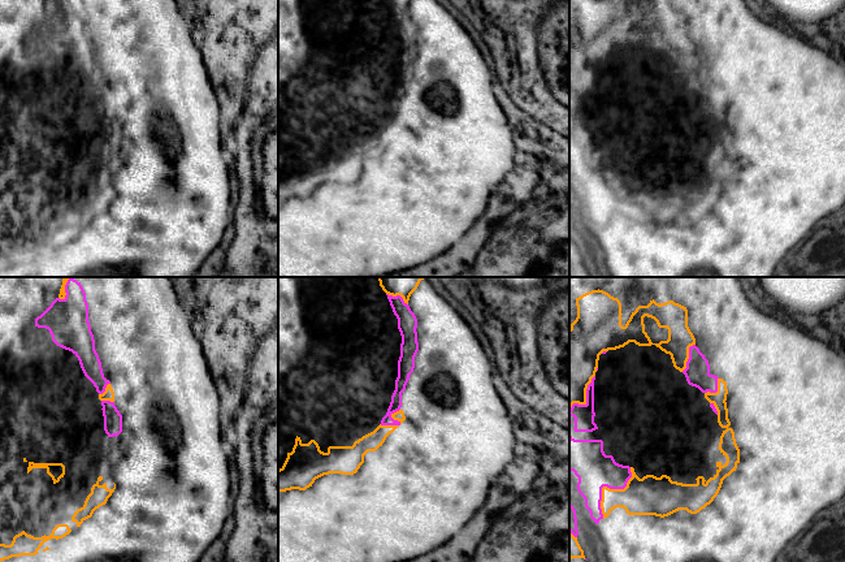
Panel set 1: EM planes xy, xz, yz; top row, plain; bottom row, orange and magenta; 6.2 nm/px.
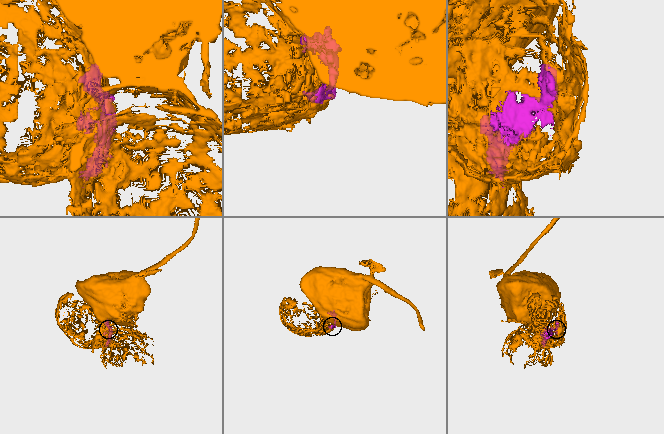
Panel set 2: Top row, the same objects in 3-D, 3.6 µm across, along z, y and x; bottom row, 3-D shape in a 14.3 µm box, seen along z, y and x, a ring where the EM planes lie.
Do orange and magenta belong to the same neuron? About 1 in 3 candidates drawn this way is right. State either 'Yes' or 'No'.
No

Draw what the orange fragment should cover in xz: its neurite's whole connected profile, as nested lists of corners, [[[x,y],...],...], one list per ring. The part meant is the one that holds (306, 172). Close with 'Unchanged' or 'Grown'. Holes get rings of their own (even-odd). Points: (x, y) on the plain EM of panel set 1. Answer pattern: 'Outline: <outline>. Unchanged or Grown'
Outline: [[[380,133],[352,155],[329,155],[326,161],[320,159],[315,148],[303,152],[296,144],[292,160],[287,161],[283,174],[278,178],[278,200],[306,199],[316,187],[329,182],[356,182],[364,172],[364,164],[382,155],[398,135]]]. Unchanged

